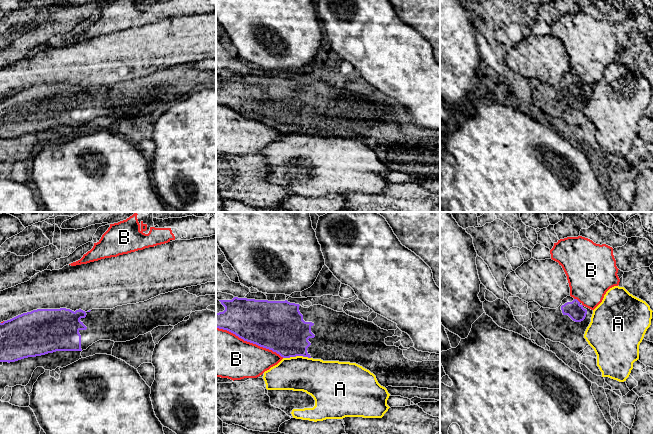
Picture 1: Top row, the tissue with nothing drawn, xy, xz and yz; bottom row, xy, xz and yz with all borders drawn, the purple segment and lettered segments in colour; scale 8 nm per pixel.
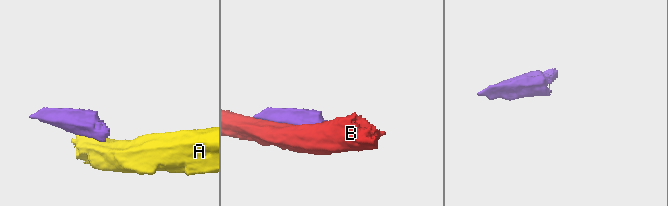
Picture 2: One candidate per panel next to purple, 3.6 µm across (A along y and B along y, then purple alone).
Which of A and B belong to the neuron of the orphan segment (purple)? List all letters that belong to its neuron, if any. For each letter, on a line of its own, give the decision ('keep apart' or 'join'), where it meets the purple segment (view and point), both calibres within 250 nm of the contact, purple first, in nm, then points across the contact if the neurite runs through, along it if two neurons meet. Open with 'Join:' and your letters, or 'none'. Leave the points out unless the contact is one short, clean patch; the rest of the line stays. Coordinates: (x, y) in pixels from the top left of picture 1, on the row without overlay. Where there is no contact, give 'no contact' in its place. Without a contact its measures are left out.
Join: none
A: keep apart; meets purple in xz at (296, 131); 380 nm thick on the purple side, 300 nm on the other
B: keep apart; meets purple in xz at (250, 118); 400 nm thick on the purple side, 380 nm on the other

